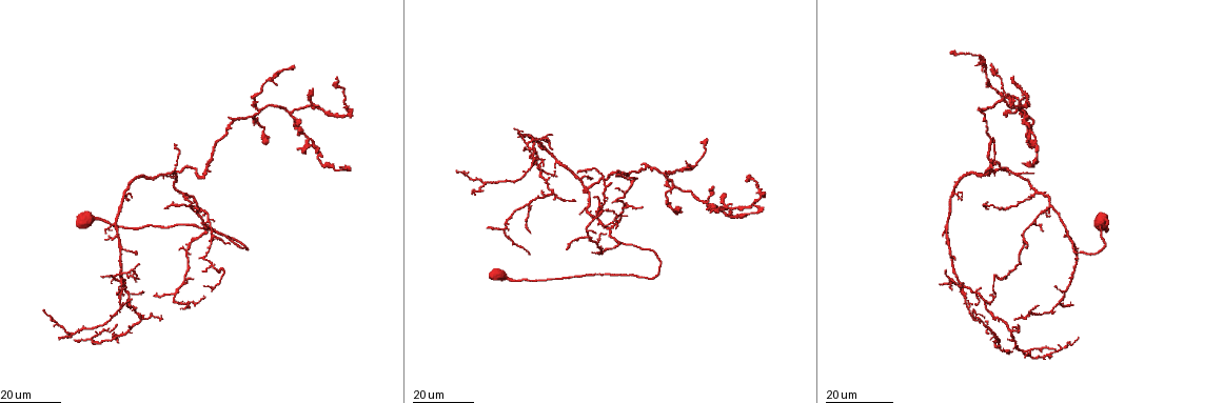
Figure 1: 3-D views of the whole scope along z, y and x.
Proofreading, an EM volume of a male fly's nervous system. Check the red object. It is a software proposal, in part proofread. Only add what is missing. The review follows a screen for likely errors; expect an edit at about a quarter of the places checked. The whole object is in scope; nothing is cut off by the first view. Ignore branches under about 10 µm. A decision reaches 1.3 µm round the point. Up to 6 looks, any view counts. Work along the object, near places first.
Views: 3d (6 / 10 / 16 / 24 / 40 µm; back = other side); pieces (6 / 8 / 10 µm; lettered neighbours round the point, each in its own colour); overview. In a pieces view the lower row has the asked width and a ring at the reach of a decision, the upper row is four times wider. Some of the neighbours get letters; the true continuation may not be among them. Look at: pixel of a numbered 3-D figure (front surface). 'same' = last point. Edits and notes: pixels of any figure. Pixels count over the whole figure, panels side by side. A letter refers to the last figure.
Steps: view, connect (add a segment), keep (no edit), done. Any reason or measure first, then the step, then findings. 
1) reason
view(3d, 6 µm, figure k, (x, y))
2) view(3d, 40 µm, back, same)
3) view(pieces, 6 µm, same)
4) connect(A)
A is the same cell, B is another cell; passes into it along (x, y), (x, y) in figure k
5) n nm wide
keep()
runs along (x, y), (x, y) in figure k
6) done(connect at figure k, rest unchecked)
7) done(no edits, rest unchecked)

an open end
view(3d, 24 µm, figure 1, (568, 250))

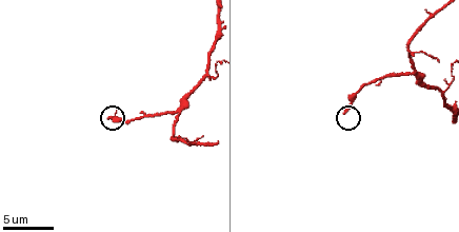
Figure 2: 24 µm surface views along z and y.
view(pieces, 6 µm, figure 2, (346, 111))

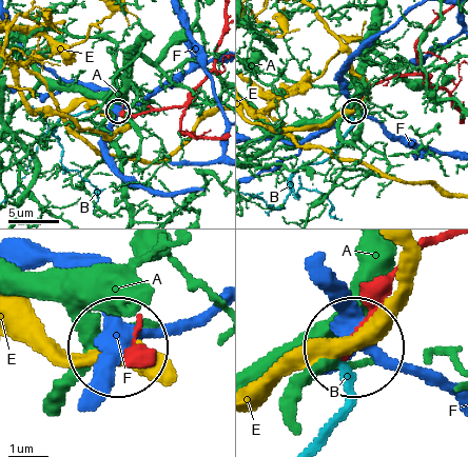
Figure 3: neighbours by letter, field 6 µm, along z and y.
connect(B)
B is the same cell, A, E and F are other cells; it goes on there

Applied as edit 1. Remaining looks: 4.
view(3d, 24 µm, figure 1, (640, 163))

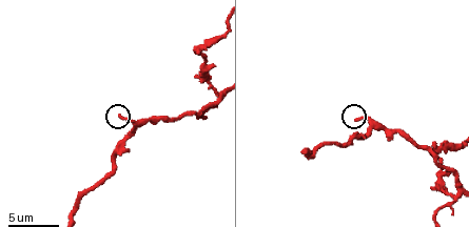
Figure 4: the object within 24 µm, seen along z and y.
what lies round it
view(pieces, 10 µm, figure 4, (356, 120))

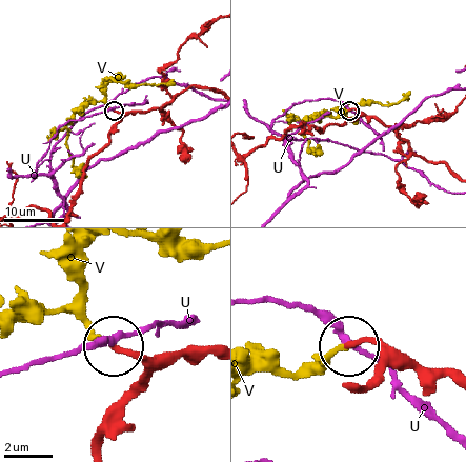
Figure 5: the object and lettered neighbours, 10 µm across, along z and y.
connect(V)
V is the same cell, U is another cell; passes into it along (366, 382), (377, 355), (364, 342), (298, 373), (249, 373) in figure 5; the cell continues

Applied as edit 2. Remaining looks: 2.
done(connect at figure 3, connect at figure 5, rest unchecked)

